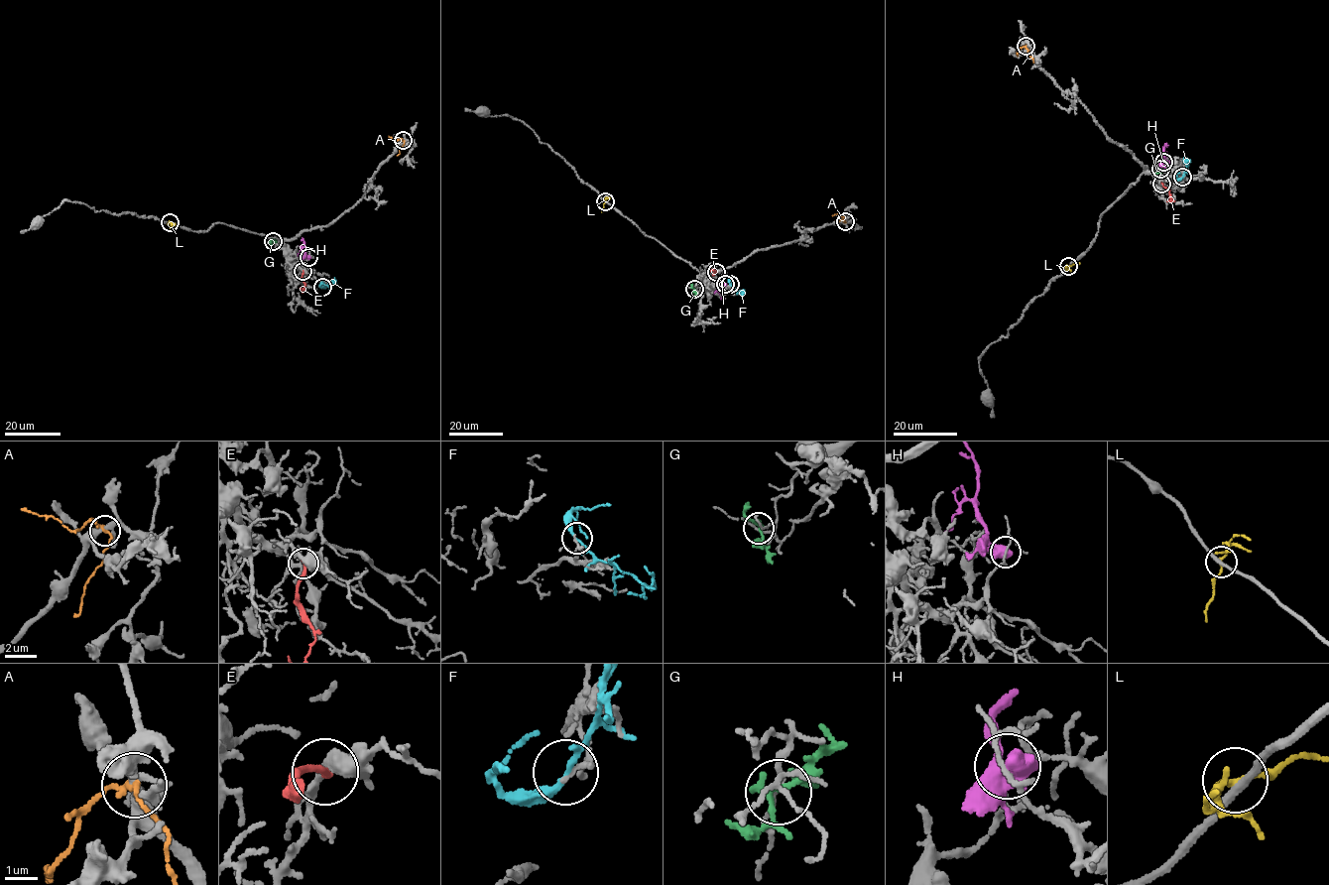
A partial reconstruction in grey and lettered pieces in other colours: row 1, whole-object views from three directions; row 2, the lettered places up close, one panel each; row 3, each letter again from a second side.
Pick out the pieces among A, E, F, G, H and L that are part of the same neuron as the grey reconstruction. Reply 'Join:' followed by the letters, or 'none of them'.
Join: E

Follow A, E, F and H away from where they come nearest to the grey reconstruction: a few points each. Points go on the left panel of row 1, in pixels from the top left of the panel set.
A: (403, 140), (388, 136)
E: (302, 271), (304, 285), (302, 290), (300, 288)
F: (322, 287), (334, 282)
H: (309, 257), (302, 237)

